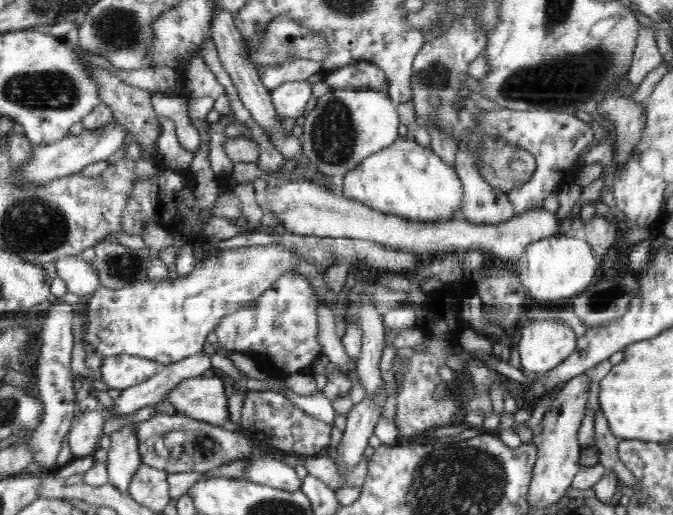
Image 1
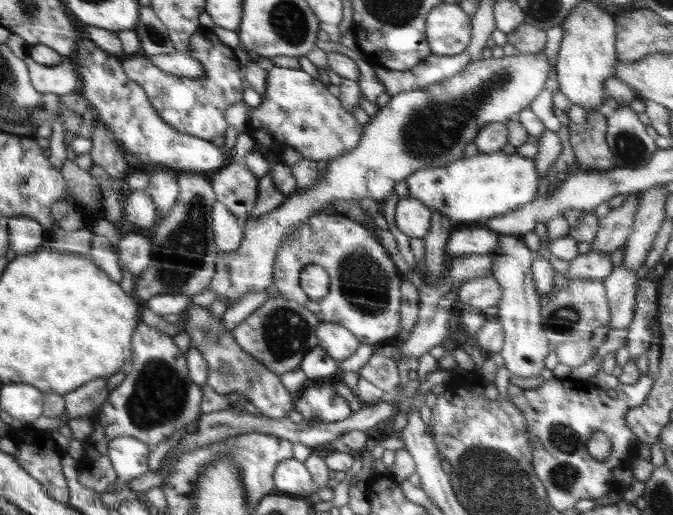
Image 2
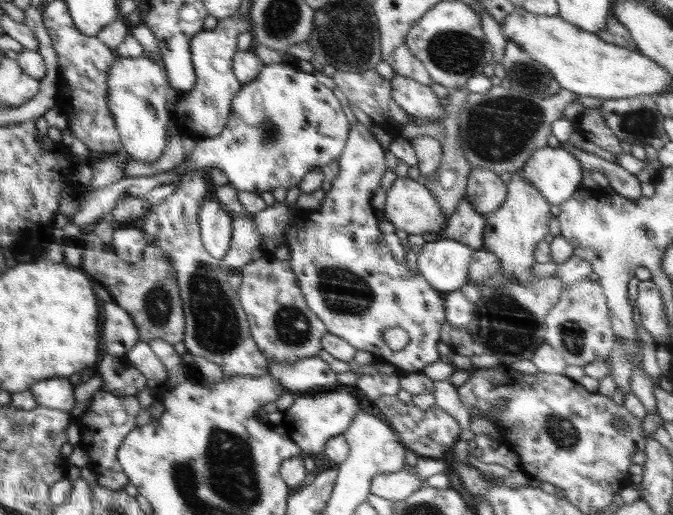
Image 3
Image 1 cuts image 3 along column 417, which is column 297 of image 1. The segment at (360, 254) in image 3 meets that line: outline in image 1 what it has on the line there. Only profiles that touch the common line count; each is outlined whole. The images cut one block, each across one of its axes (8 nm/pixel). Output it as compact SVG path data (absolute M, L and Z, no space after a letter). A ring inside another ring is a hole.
M290 272L275 283L252 306L227 314L214 329L224 348L249 355L260 372L274 379L303 372L322 353L318 343L318 295L303 276Z

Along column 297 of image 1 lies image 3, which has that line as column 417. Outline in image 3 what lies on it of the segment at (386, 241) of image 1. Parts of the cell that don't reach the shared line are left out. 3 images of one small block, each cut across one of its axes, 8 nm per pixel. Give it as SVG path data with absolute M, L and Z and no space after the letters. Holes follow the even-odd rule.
M398 177L386 191L386 219L409 235L435 233L439 236L446 226L440 206L430 190L409 177Z

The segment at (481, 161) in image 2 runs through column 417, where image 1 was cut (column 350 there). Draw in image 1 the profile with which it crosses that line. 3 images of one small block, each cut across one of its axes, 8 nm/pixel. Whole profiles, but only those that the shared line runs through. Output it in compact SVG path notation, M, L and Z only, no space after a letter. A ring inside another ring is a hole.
M399 137L389 148L368 156L355 170L341 178L340 190L344 197L360 201L382 214L395 215L408 221L436 222L453 219L460 214L462 206L462 181L455 167L449 166L431 149L422 148L415 140Z

